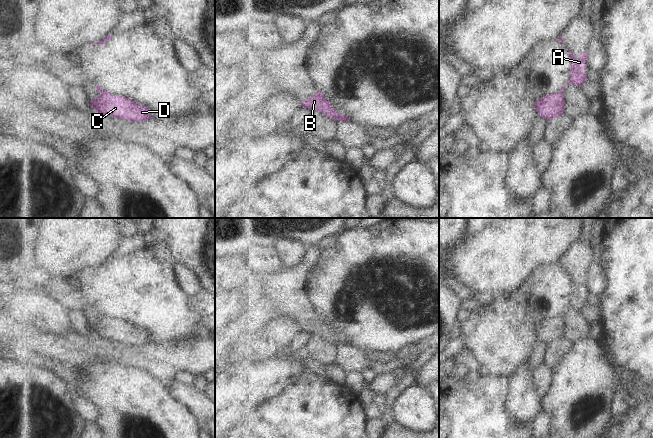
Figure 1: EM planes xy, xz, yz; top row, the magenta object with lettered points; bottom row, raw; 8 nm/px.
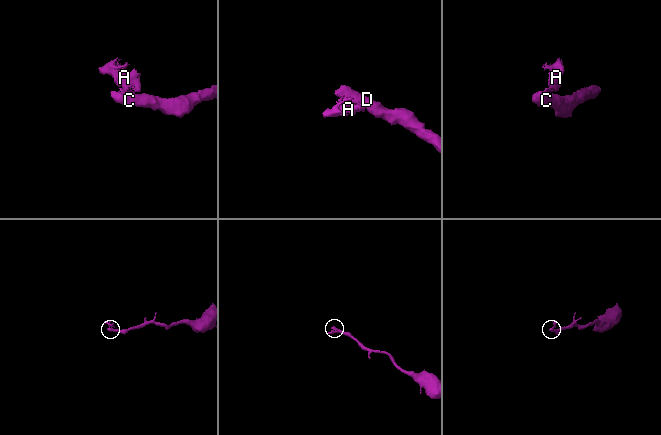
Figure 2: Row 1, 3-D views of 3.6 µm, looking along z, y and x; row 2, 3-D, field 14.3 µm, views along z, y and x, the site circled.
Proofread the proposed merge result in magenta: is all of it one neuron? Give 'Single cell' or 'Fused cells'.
Fused cells

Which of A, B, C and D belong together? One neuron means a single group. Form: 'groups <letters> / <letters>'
groups A / B C D

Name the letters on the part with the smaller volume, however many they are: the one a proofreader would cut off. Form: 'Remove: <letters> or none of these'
Remove: A

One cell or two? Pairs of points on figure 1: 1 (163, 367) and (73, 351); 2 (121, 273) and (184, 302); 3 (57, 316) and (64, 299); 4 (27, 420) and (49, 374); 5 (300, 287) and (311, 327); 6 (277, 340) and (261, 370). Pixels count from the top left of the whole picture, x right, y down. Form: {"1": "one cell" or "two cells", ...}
{"1": "one cell", "2": "one cell", "3": "two cells", "4": "one cell", "5": "one cell", "6": "two cells"}

